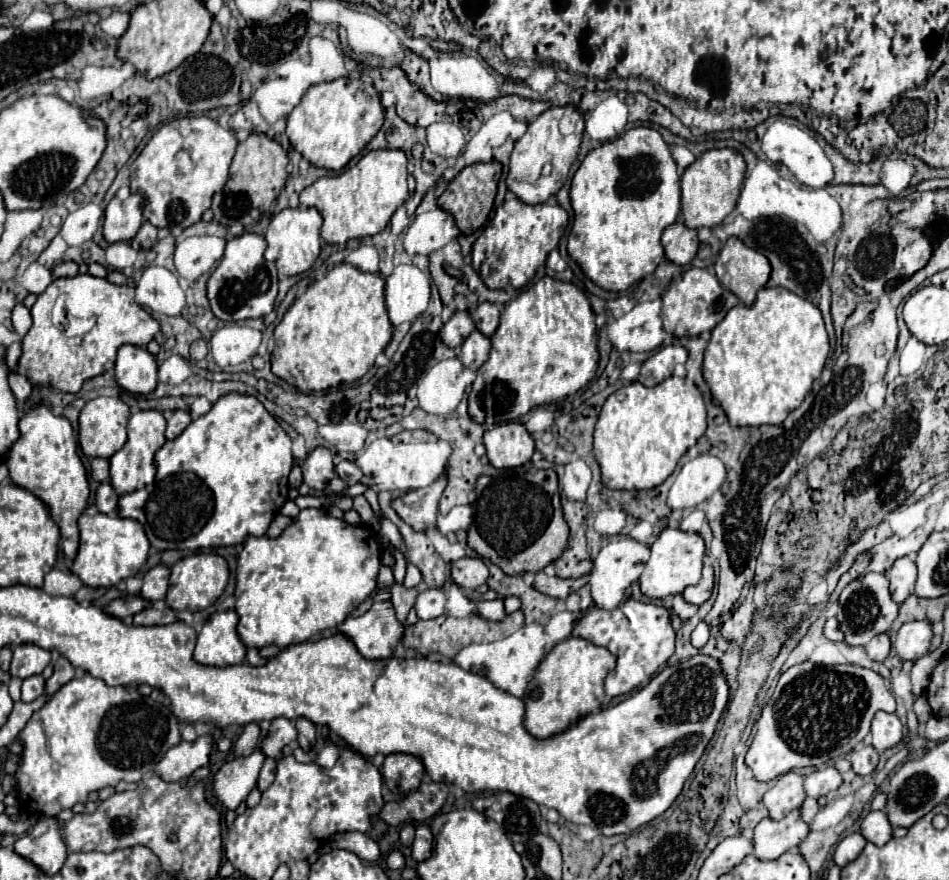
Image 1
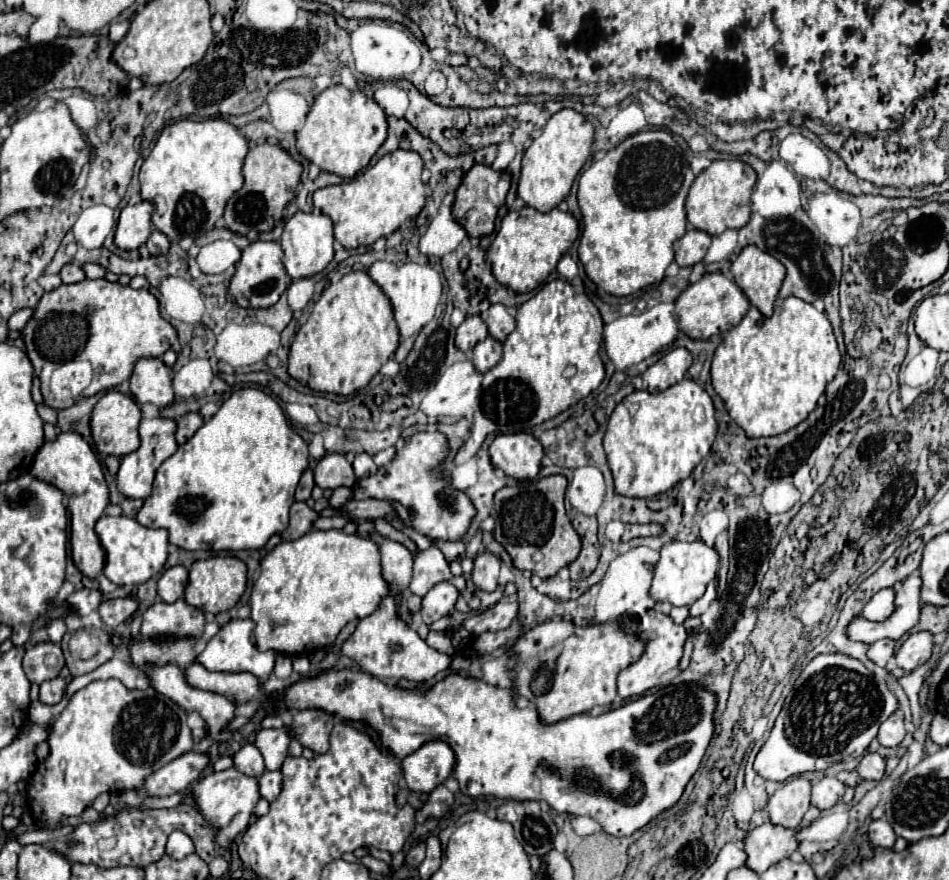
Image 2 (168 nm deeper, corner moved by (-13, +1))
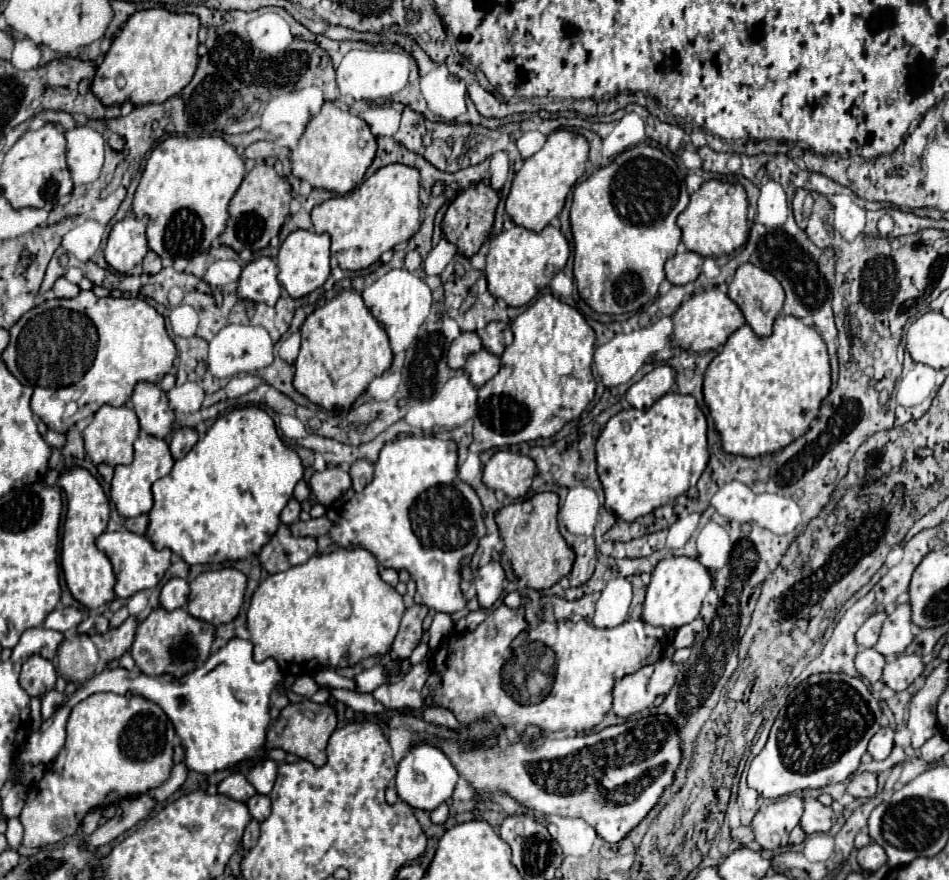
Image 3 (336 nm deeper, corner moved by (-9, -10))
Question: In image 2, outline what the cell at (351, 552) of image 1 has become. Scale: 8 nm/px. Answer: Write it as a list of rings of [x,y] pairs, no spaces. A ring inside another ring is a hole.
[[[312,531],[312,533],[306,533],[304,537],[296,539],[296,541],[284,541],[280,545],[276,545],[276,549],[272,553],[268,553],[264,559],[262,559],[262,565],[260,565],[260,577],[258,581],[254,583],[252,587],[252,595],[250,595],[250,609],[252,609],[252,621],[256,623],[254,627],[254,637],[256,637],[256,647],[260,651],[276,651],[276,653],[284,653],[284,655],[300,655],[300,653],[310,653],[310,651],[318,651],[318,649],[324,649],[324,647],[330,647],[334,643],[334,639],[338,637],[338,633],[344,629],[346,623],[354,621],[354,619],[364,619],[368,615],[372,615],[382,599],[390,593],[390,585],[384,581],[382,573],[380,573],[380,553],[378,553],[378,545],[374,545],[374,541],[366,541],[364,537],[358,537],[356,533],[354,535],[346,535],[344,531]]]

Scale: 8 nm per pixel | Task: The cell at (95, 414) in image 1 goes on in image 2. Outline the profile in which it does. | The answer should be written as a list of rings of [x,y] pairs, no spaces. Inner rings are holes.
[[[108,391],[94,407],[91,413],[90,429],[94,445],[100,453],[106,455],[118,455],[124,457],[140,447],[140,437],[138,437],[138,423],[142,415],[138,405],[132,401],[132,397],[122,395],[118,391]]]

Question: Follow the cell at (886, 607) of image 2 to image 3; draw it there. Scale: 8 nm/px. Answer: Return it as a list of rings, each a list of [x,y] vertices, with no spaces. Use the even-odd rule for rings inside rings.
[[[876,612],[872,614],[864,624],[862,628],[858,630],[856,634],[856,642],[862,644],[862,646],[874,646],[876,640],[878,640],[878,634],[880,634],[880,628],[882,628],[882,622],[886,620],[886,612]]]

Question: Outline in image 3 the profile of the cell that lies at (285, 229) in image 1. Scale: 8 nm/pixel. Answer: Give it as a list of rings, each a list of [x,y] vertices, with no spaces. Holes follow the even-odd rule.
[[[294,230],[282,242],[276,256],[278,264],[278,282],[292,298],[302,298],[312,290],[320,288],[330,274],[330,236],[316,234],[312,230]]]

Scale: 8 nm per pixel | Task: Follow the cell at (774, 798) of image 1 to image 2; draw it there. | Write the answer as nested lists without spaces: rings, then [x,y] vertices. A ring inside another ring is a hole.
[[[794,777],[786,781],[770,799],[768,813],[770,823],[786,829],[798,829],[804,813],[810,807],[810,781],[804,777]]]

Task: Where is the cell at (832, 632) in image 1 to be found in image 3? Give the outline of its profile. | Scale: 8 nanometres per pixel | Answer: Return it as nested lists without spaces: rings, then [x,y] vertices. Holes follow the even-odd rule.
[[[898,604],[892,616],[886,618],[880,638],[876,642],[876,650],[884,656],[902,654],[912,642],[912,620],[910,620],[910,604]]]

